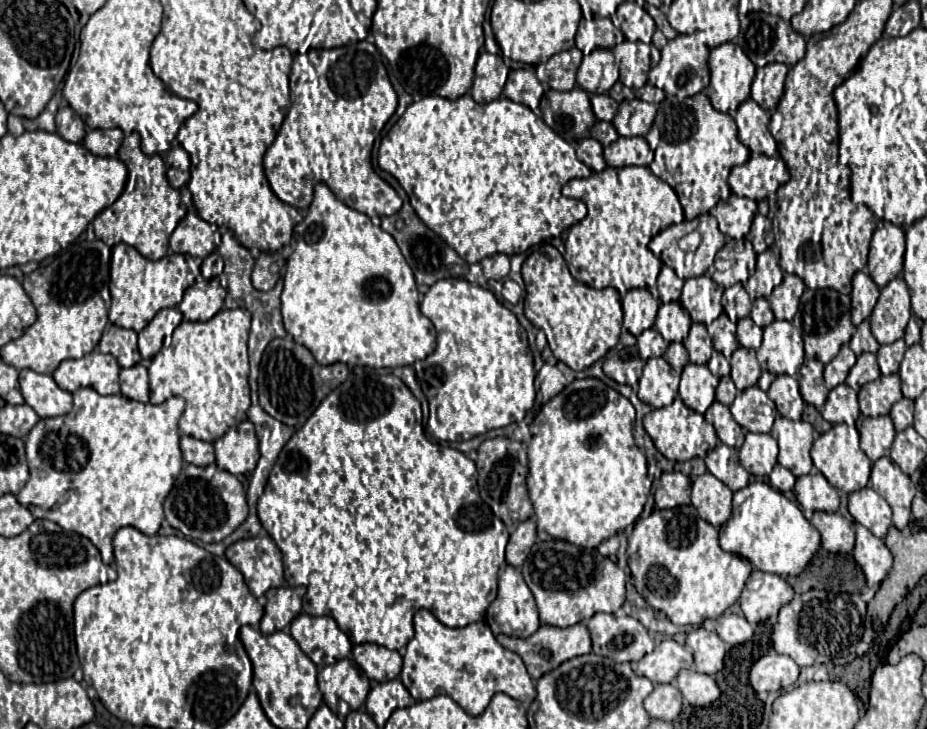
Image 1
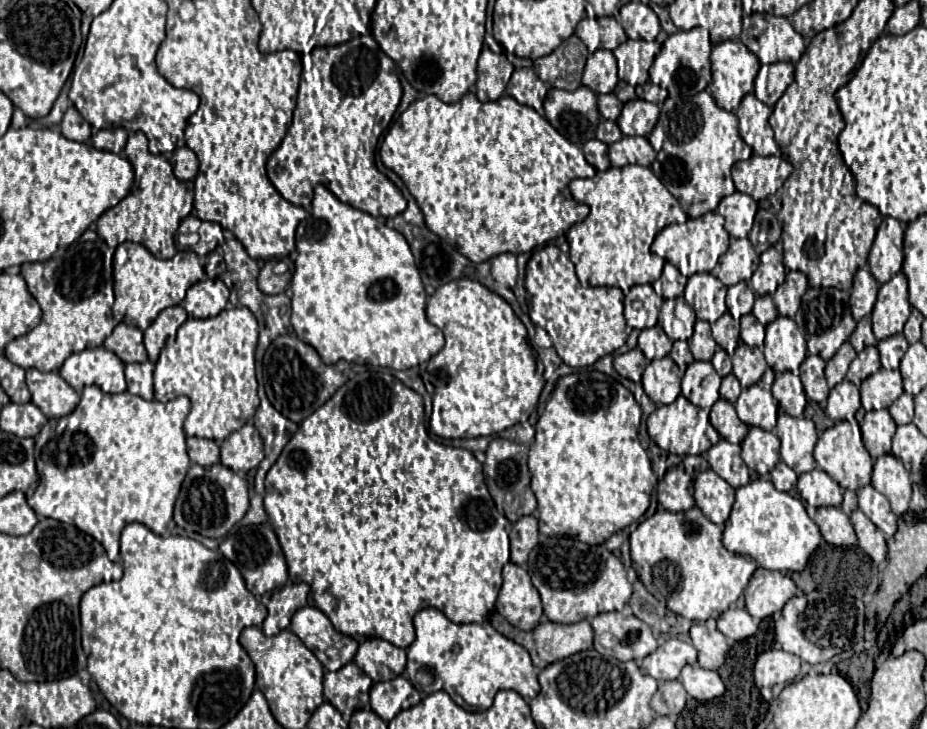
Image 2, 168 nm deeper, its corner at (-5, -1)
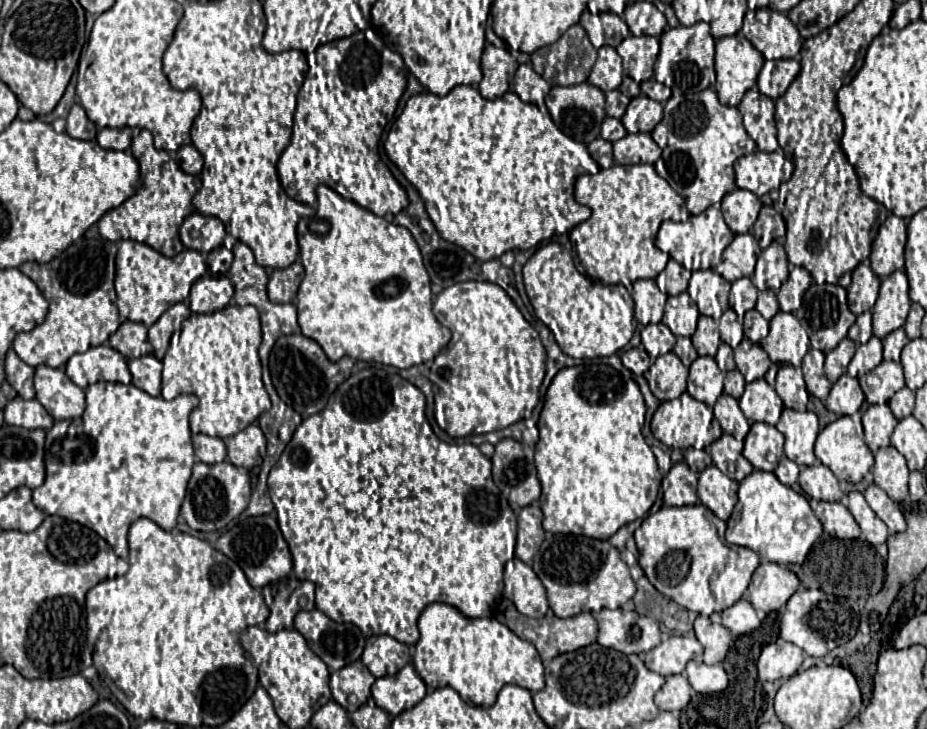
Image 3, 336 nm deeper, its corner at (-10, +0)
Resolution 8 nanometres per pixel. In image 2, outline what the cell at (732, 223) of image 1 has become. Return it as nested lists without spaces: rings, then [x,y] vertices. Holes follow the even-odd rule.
[[[733,192],[719,202],[717,212],[725,218],[725,230],[731,238],[747,238],[757,212],[757,202],[749,194]]]

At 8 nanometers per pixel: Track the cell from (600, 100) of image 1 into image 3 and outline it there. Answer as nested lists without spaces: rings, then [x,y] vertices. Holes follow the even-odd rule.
[[[608,91],[606,93],[606,115],[614,117],[614,119],[620,119],[624,115],[628,103],[630,103],[630,97],[626,97],[624,93]]]

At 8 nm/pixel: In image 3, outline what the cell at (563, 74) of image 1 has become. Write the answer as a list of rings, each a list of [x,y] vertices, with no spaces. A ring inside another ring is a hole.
[[[572,25],[556,43],[532,53],[532,67],[550,85],[578,85],[590,75],[596,49],[580,25]]]

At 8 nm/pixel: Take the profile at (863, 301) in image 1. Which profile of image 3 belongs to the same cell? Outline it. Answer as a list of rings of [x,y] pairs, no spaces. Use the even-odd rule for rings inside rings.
[[[862,261],[858,269],[852,273],[852,285],[848,287],[848,305],[854,315],[860,315],[864,311],[870,311],[878,299],[880,279],[872,271],[870,263]]]

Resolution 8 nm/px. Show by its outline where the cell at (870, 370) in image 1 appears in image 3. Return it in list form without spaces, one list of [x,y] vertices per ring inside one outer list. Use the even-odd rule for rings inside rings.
[[[872,337],[866,345],[858,347],[856,355],[848,365],[848,375],[860,379],[880,363],[882,363],[882,343],[878,337]]]

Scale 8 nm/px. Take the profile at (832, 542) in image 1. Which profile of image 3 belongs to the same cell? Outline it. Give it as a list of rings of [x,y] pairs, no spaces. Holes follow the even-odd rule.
[[[820,501],[814,509],[816,517],[820,519],[824,531],[838,539],[856,539],[860,535],[860,527],[852,513],[842,503],[826,503]]]

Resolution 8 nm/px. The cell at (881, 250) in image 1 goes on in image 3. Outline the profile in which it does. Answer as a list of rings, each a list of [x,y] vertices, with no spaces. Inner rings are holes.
[[[888,215],[872,245],[872,271],[886,279],[890,273],[904,267],[906,223],[896,215]]]

